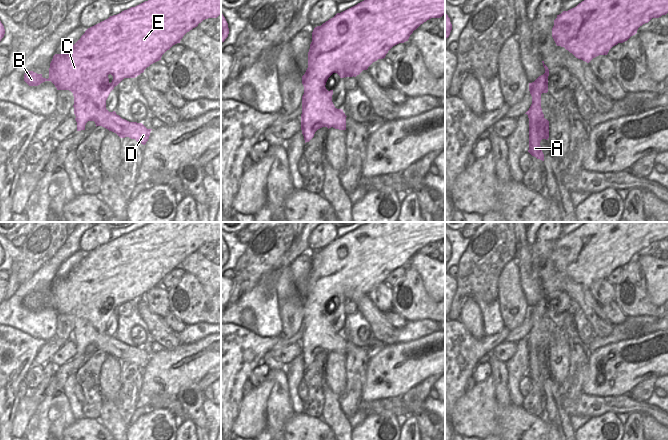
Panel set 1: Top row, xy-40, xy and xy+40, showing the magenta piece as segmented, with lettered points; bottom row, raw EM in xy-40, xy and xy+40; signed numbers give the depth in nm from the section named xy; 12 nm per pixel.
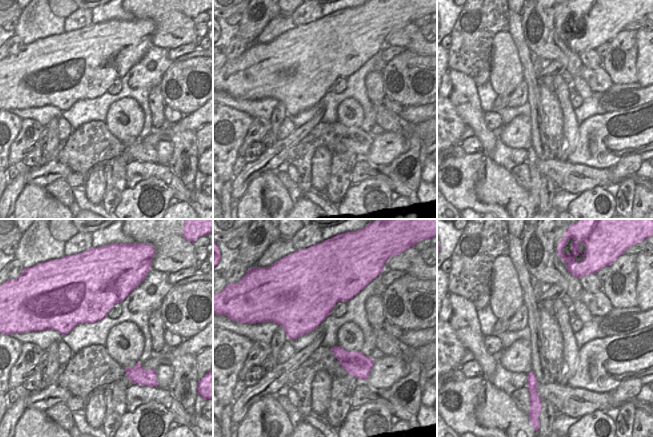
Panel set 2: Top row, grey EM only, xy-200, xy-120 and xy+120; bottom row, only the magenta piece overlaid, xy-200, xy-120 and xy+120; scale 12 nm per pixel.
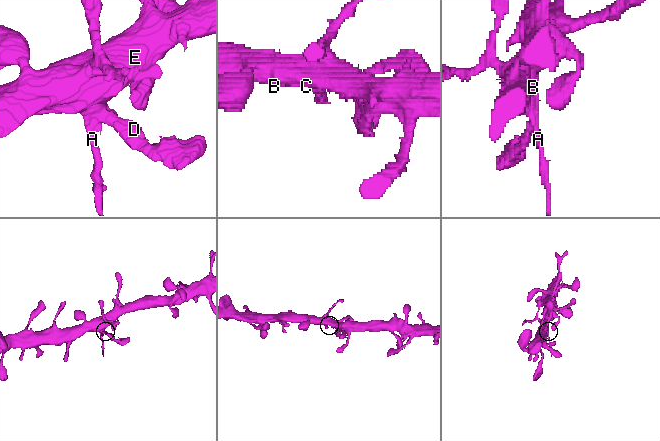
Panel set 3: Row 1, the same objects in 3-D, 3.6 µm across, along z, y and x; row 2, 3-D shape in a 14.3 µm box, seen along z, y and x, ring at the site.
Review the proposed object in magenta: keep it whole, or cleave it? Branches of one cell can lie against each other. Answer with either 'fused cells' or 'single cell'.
single cell

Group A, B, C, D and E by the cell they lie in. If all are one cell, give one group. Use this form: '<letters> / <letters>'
A B C D E

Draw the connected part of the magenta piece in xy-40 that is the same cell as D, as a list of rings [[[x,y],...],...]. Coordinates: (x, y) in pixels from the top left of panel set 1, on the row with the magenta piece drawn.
[[[148,0],[145,1],[135,7],[131,7],[127,10],[122,11],[117,15],[110,16],[108,19],[88,28],[85,33],[81,36],[81,38],[65,53],[65,54],[55,54],[50,63],[49,68],[49,78],[43,78],[42,74],[37,74],[33,71],[27,71],[24,74],[24,81],[29,86],[38,86],[45,81],[51,81],[57,90],[69,90],[73,93],[74,96],[74,114],[76,116],[75,120],[77,122],[77,131],[85,130],[85,125],[88,121],[94,121],[97,126],[102,126],[109,131],[116,133],[120,138],[129,137],[131,139],[135,139],[137,142],[145,145],[149,139],[150,132],[152,129],[147,129],[142,123],[137,122],[129,122],[125,119],[122,119],[119,115],[116,114],[115,111],[109,112],[106,109],[106,100],[110,94],[110,92],[117,86],[124,78],[135,78],[144,70],[149,67],[151,64],[161,60],[162,55],[169,50],[173,45],[180,43],[183,36],[197,27],[199,23],[208,18],[217,18],[221,15],[221,0]]]

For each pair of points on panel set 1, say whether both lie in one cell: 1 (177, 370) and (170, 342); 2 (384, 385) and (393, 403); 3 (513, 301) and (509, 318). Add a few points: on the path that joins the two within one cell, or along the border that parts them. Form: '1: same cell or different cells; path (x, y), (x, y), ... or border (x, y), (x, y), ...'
1: different cells; border (181, 343), (173, 349), (164, 349)
2: different cells; border (400, 396), (375, 398), (368, 401)
3: same cell; path (512, 305), (508, 309), (509, 314)

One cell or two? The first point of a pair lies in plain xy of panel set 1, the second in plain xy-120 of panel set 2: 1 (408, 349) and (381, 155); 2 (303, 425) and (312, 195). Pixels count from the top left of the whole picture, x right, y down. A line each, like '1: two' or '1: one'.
1: one
2: two

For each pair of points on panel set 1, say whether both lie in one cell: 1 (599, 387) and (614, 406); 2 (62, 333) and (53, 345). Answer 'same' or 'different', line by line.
1: different
2: different

